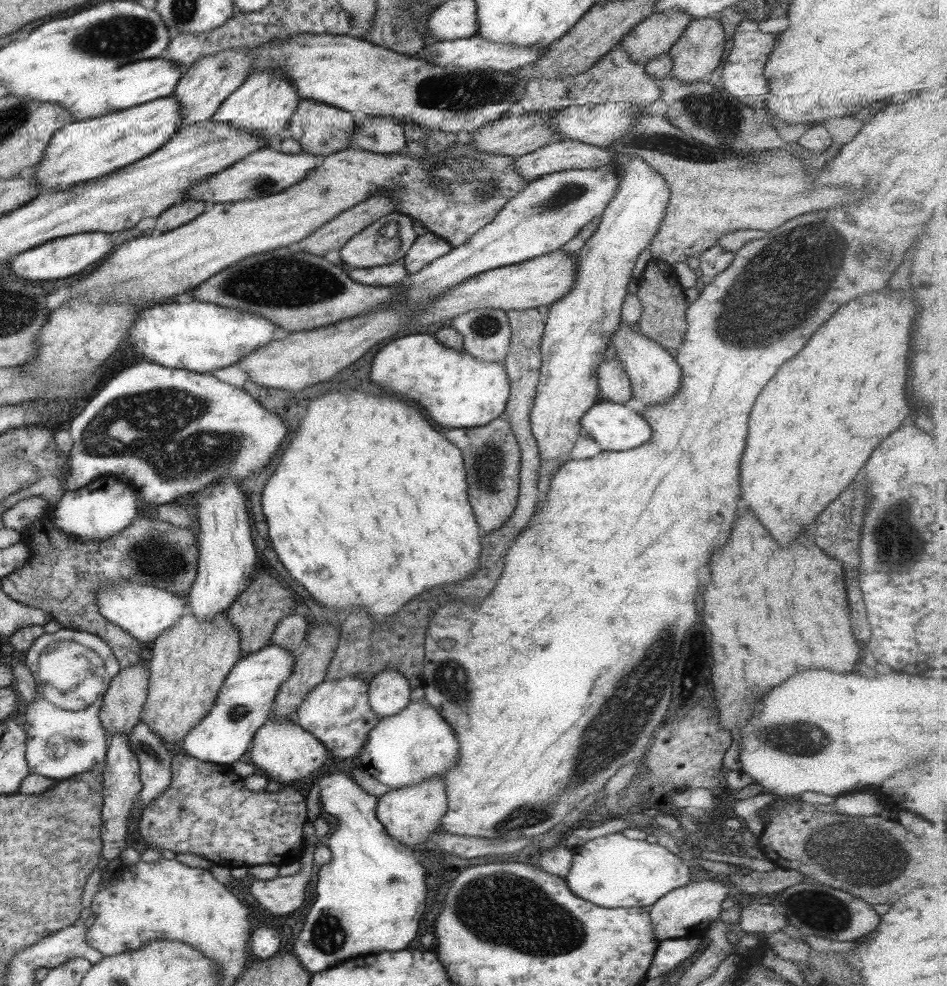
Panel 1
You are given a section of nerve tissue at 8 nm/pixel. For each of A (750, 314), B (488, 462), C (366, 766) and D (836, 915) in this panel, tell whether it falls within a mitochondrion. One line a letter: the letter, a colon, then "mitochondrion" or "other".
A: mitochondrion
B: mitochondrion
C: other
D: mitochondrion

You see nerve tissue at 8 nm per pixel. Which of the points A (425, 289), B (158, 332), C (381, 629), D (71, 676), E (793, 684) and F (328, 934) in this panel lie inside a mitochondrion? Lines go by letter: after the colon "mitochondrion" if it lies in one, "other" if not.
A: other
B: other
C: other
D: mitochondrion
E: other
F: mitochondrion

